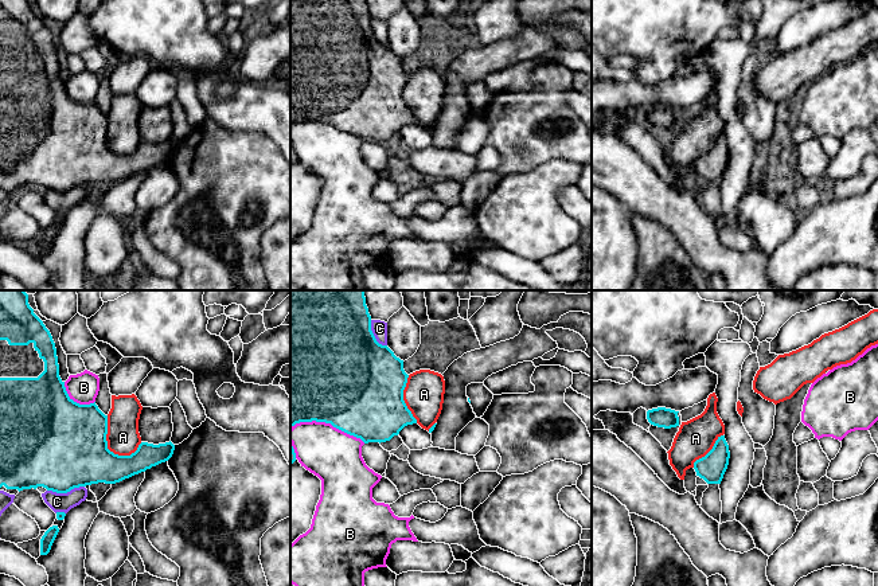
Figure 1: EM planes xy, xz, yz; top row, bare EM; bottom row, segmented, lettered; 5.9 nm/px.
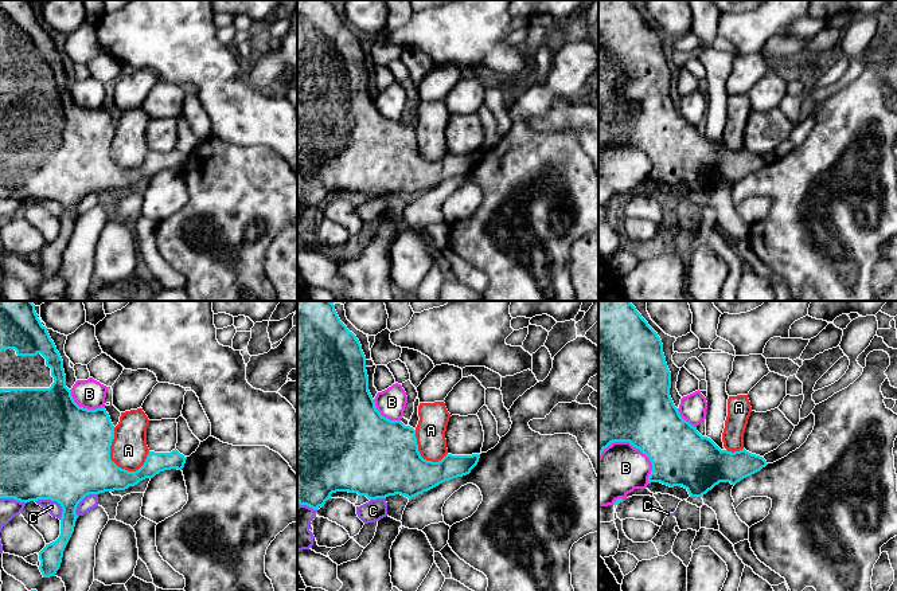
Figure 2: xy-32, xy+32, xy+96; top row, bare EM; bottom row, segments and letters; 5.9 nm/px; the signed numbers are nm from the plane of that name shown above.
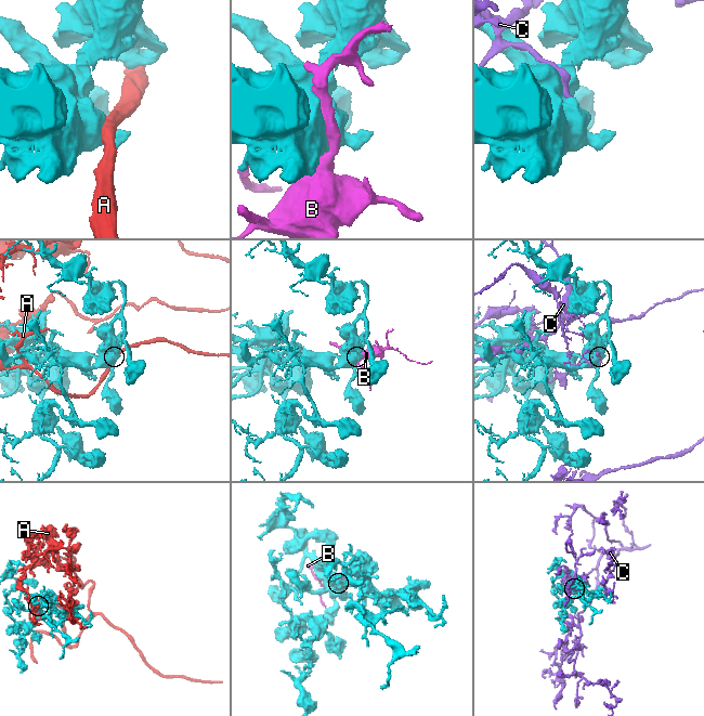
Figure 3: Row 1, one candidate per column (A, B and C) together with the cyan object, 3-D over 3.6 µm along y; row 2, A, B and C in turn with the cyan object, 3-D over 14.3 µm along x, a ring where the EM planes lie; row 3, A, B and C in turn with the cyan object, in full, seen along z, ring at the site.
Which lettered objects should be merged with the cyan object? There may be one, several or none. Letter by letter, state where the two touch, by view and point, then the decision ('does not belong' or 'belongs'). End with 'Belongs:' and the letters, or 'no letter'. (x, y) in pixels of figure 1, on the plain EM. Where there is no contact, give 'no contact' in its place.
A: xy (106, 141) | belongs
B: xz (328, 121) | does not belong
C: xy (65, 191) | does not belong
Belongs: A

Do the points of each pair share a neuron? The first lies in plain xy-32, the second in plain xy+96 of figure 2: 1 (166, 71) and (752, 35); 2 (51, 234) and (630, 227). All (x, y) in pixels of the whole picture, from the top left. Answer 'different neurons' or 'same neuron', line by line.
1: same neuron
2: different neurons

